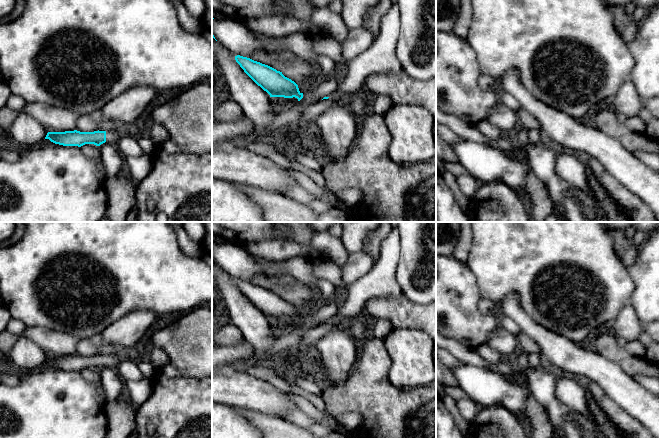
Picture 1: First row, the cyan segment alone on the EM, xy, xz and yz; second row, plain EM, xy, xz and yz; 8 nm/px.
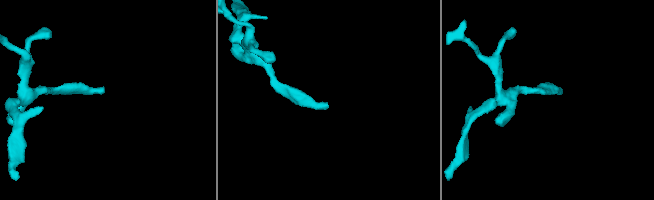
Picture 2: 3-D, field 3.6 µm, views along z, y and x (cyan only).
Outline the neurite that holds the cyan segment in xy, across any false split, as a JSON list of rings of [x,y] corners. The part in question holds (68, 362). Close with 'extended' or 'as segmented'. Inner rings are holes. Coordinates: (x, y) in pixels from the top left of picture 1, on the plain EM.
[[[117,353],[109,355],[94,355],[94,356],[80,356],[65,355],[65,356],[48,356],[45,363],[63,370],[78,370],[85,368],[94,368],[100,370],[103,367],[116,369],[118,365],[125,359],[128,359],[126,353]]] | extended

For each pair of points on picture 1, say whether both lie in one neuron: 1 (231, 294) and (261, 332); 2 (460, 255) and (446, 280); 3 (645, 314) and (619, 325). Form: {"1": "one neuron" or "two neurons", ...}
{"1": "one neuron", "2": "two neurons", "3": "two neurons"}

